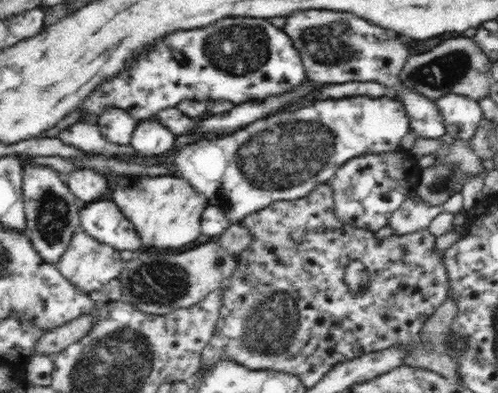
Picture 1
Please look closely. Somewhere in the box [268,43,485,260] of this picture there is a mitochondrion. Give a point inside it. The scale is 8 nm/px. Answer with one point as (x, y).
(452, 69)

